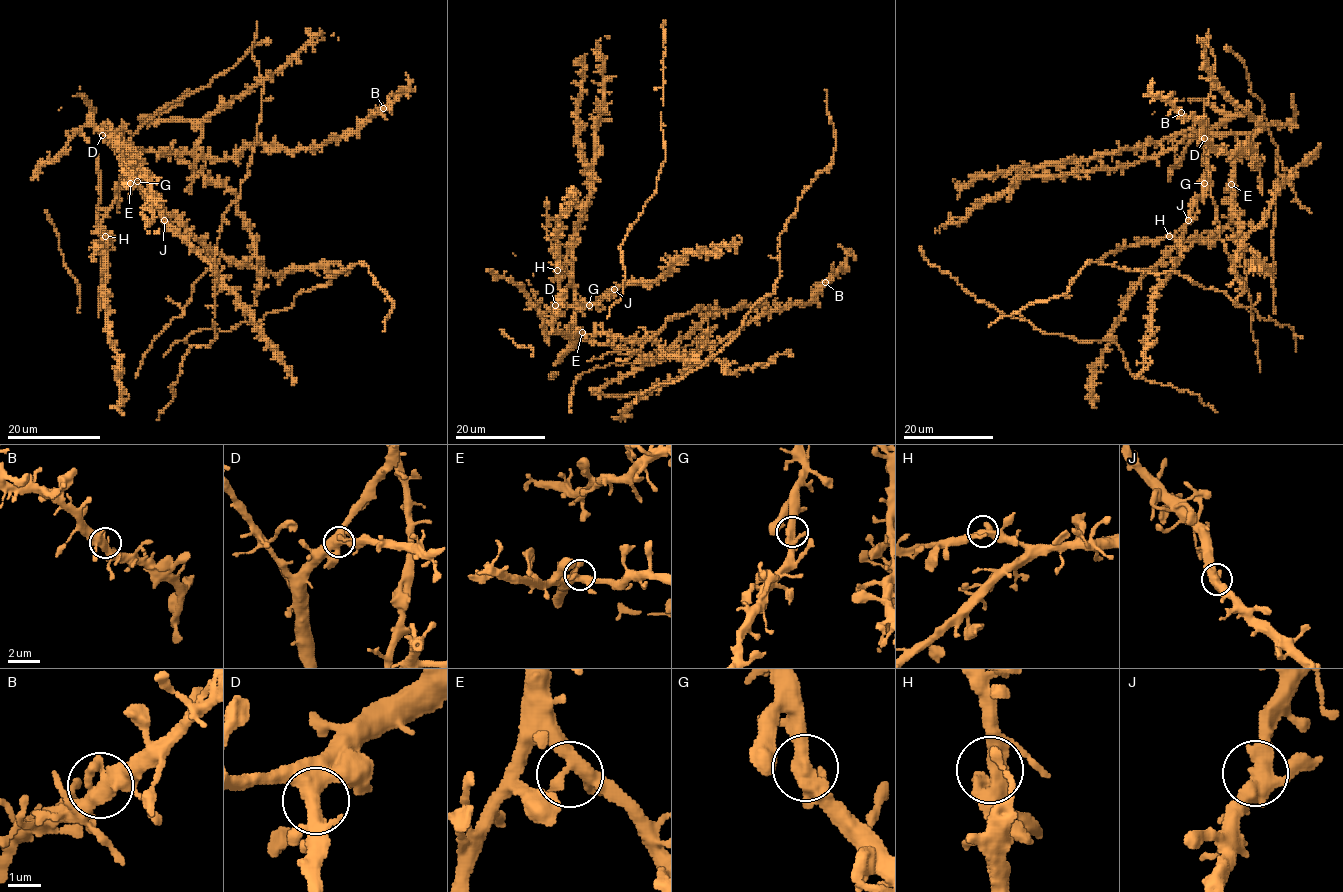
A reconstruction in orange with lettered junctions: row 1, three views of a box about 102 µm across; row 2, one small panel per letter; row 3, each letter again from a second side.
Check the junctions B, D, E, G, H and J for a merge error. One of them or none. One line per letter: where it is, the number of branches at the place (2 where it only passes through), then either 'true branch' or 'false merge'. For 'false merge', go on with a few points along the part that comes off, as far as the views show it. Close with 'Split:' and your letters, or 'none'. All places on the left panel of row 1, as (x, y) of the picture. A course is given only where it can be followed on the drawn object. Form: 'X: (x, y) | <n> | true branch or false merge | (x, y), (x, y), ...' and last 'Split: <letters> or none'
B: (383, 108) | 3 | true branch
D: (102, 135) | 3 | true branch
E: (130, 183) | 3 | true branch
G: (137, 181) | 3 | true branch
H: (105, 236) | 3 | true branch
J: (164, 220) | 3 | true branch
Split: none

